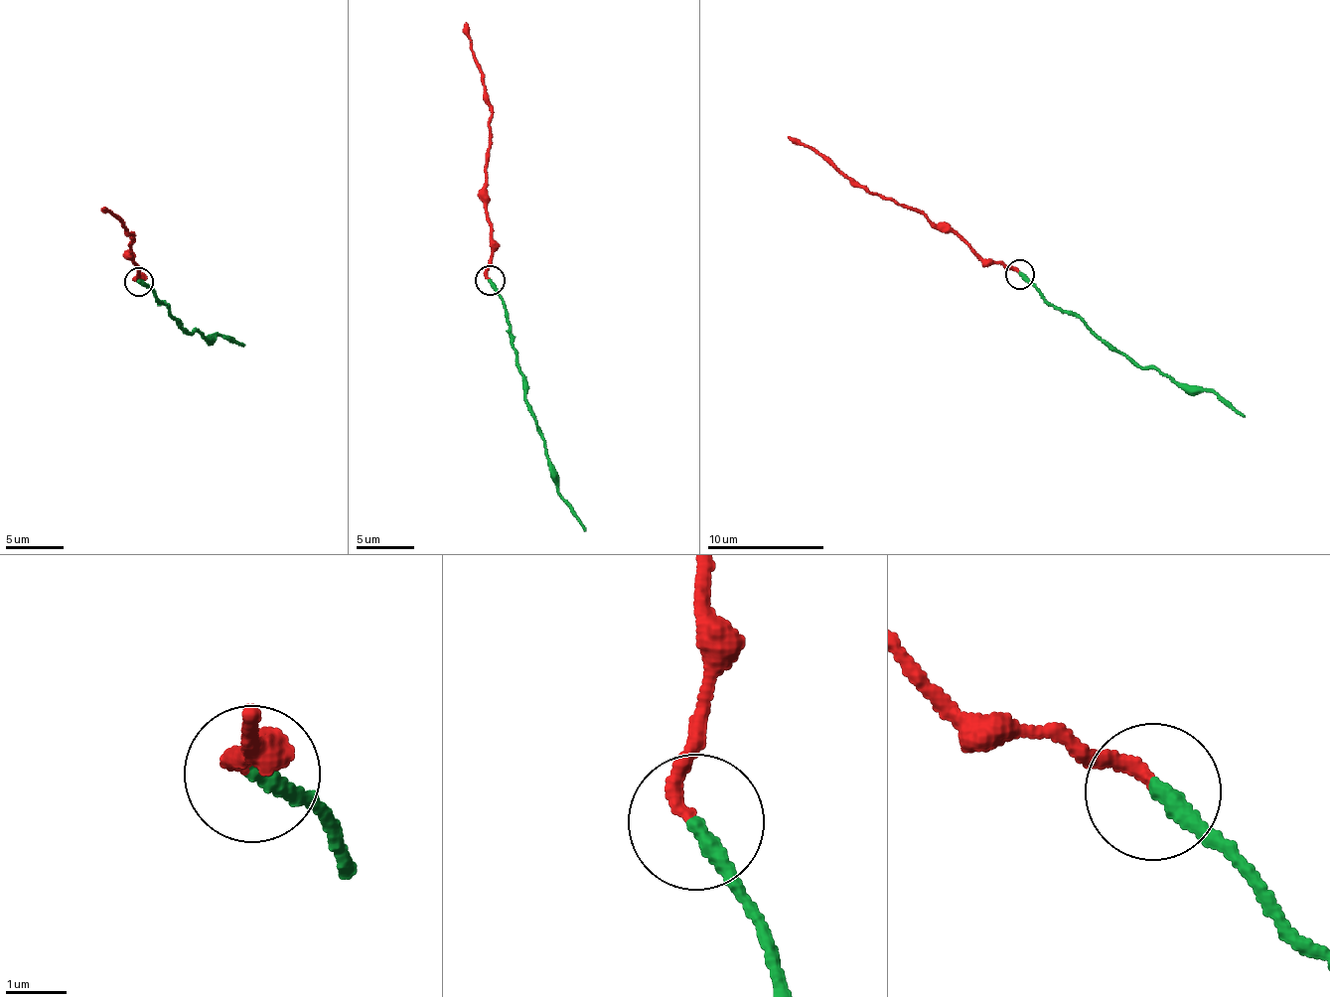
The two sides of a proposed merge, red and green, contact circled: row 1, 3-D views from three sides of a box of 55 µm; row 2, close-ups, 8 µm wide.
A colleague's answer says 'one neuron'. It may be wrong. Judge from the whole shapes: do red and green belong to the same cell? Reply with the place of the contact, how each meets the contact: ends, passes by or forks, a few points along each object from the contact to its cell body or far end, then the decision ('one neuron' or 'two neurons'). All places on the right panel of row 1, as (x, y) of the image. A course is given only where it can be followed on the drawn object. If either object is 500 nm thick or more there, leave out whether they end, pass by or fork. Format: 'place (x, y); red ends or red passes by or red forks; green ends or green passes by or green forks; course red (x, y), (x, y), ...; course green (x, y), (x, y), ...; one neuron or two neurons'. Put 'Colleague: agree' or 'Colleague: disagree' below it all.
place (1019, 274); red ends; green ends; course red (1019, 274), (1001, 264), (986, 263), (952, 230), (940, 230), (920, 211), (867, 191), (789, 136); course green (1019, 274), (1140, 366), (1215, 389), (1244, 416); one neuron
Colleague: agree

